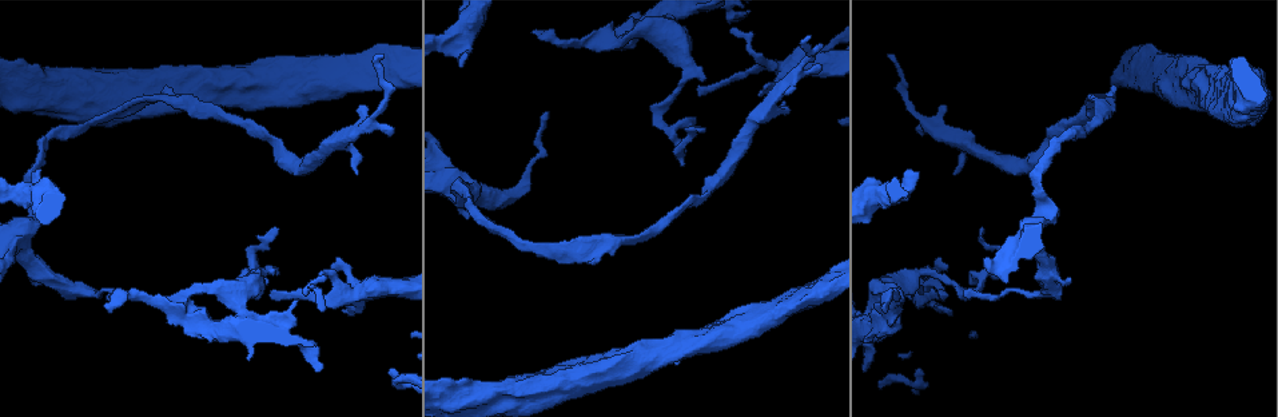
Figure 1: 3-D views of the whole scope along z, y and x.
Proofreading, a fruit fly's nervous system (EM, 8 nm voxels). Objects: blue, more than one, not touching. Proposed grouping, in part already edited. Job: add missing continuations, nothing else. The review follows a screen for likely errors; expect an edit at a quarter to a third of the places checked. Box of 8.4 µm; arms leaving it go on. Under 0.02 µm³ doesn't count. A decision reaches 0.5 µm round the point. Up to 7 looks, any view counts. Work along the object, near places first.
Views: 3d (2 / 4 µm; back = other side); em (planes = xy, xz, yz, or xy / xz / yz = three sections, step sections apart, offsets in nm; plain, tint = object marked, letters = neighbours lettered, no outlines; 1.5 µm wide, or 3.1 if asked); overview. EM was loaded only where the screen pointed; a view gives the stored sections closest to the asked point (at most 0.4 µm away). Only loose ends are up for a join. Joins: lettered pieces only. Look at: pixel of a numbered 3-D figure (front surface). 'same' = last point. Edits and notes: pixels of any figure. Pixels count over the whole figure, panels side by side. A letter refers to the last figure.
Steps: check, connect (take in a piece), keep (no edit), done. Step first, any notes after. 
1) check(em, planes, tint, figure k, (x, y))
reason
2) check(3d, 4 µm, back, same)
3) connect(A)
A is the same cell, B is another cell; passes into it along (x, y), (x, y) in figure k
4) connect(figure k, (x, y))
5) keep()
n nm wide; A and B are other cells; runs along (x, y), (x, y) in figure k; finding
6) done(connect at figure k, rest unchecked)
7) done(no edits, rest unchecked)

check(3d, 2 µm, figure 1, (394, 127))
free end

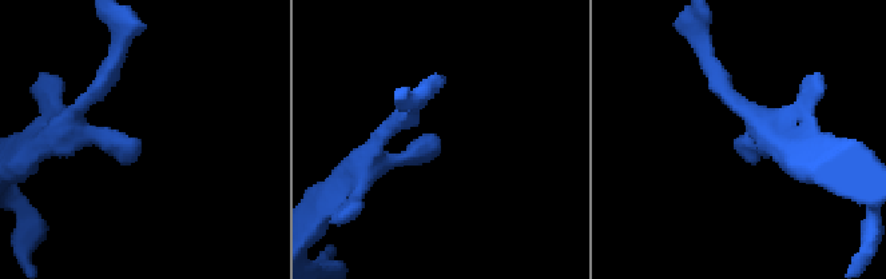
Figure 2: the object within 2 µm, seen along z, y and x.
check(em, yz, step 4, letters, figure 2, (140, 147))

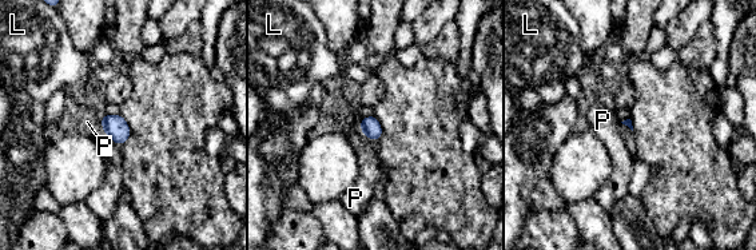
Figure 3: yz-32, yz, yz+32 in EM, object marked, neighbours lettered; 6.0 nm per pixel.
check(em, planes, letters, same)
another direction

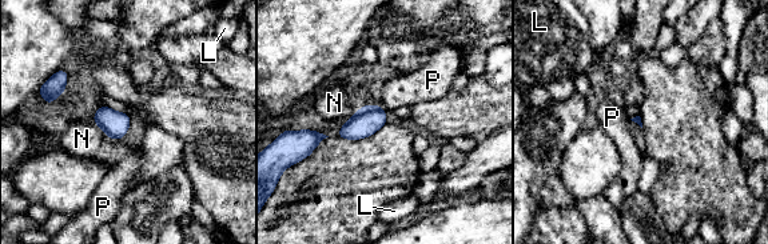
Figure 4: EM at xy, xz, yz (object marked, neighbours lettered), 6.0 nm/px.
keep()
L, N and P are other cells; border along (377, 104), (385, 111) in figure 4; none of them fits

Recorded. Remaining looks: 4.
check(em, yz, step 4, tint, figure 1, (982, 228))

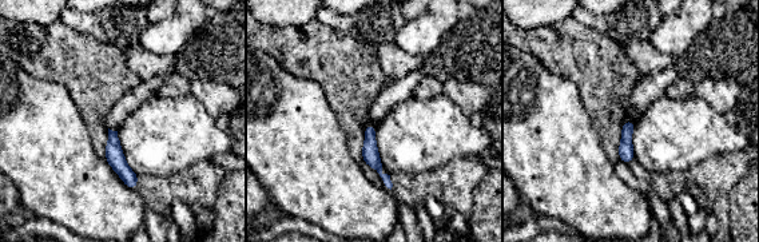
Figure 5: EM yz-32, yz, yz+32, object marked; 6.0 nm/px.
check(em, xy, step 8, letters, same)
cut it another way

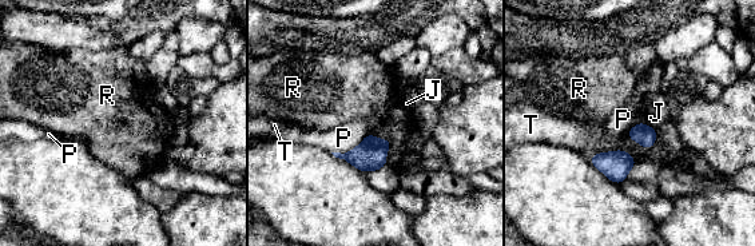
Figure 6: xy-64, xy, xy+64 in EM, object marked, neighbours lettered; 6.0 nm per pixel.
keep()
120 nm wide; J, P, R and T are other cells; none of them fits

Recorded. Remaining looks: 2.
check(em, planes, plain, figure 1, (344, 310))
tapers out

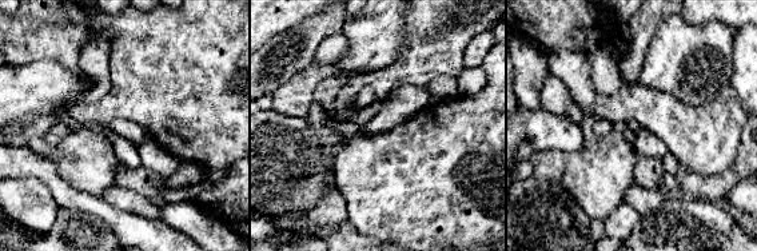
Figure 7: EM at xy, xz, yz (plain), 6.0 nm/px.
check(em, planes, letters, same)

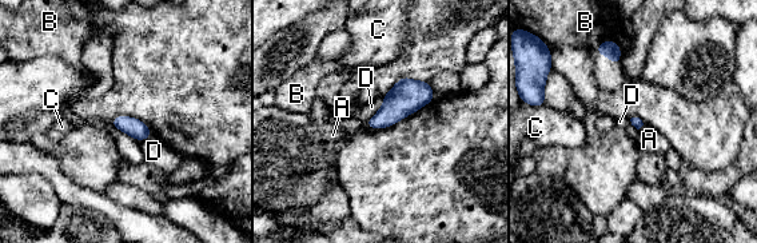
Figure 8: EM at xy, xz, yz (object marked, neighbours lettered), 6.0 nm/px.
keep()
A, B, C and D are other cells; border along (382, 98), (383, 104), (365, 123) in figure 8; none of them fits

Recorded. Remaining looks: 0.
done(no edits, rest unchecked)

